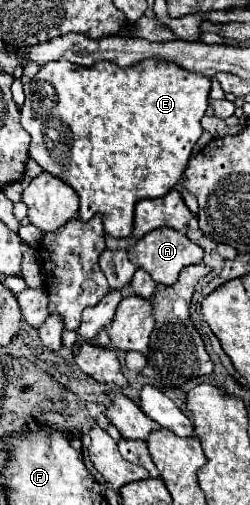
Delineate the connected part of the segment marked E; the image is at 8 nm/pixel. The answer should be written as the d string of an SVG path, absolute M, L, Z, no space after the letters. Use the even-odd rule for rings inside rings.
M145 59L143 63L131 65L131 67L119 67L111 61L97 61L93 67L73 67L69 61L53 61L41 67L41 71L29 81L25 83L25 103L21 107L21 125L23 129L31 135L31 157L43 167L43 171L61 177L65 183L69 183L79 199L81 199L81 207L79 207L79 219L81 221L89 221L93 215L101 215L103 217L103 225L105 231L113 237L129 237L133 233L133 211L135 211L135 203L139 199L145 197L161 197L167 191L171 191L179 179L183 177L185 169L187 169L187 161L191 157L191 151L197 143L197 139L201 137L201 119L207 111L207 99L209 99L209 87L211 81L203 75L185 71L181 67L177 67L175 63L167 63L167 61L159 61L159 59ZM51 85L55 87L55 99L51 105Z

